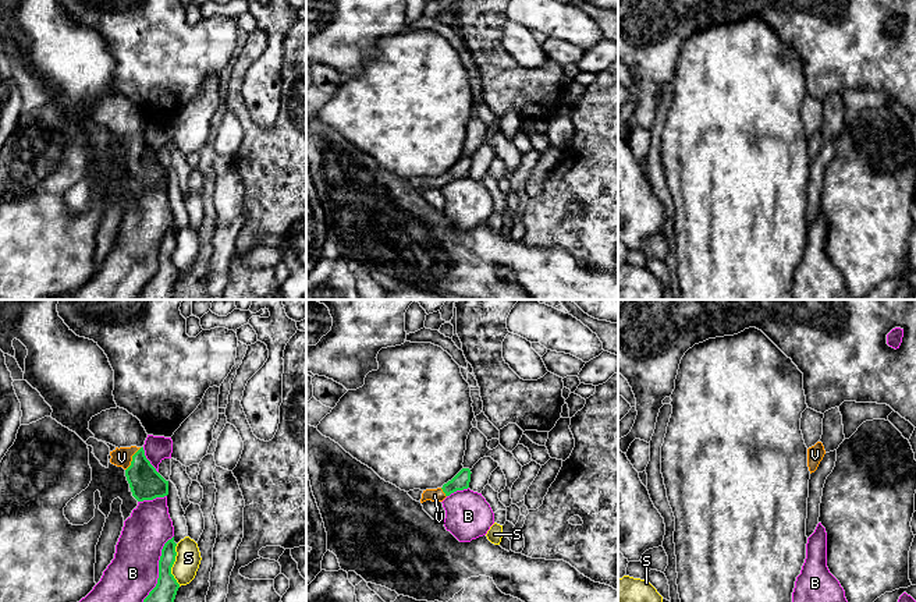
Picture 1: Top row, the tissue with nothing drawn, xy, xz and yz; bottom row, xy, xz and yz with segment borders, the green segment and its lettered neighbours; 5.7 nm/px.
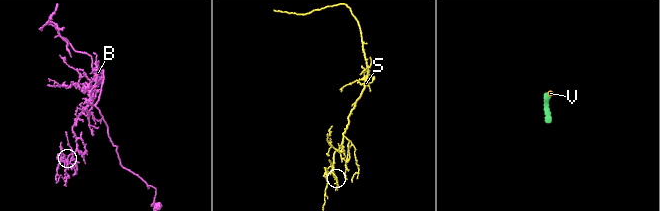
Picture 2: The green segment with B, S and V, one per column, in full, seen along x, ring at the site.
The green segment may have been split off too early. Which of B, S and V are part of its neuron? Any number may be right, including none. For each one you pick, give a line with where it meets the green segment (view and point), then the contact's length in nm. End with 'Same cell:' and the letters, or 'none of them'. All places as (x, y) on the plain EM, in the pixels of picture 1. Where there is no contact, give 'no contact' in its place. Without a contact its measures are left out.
V: meets green in xy at (132, 147); contact 160 nm long
Same cell: V

